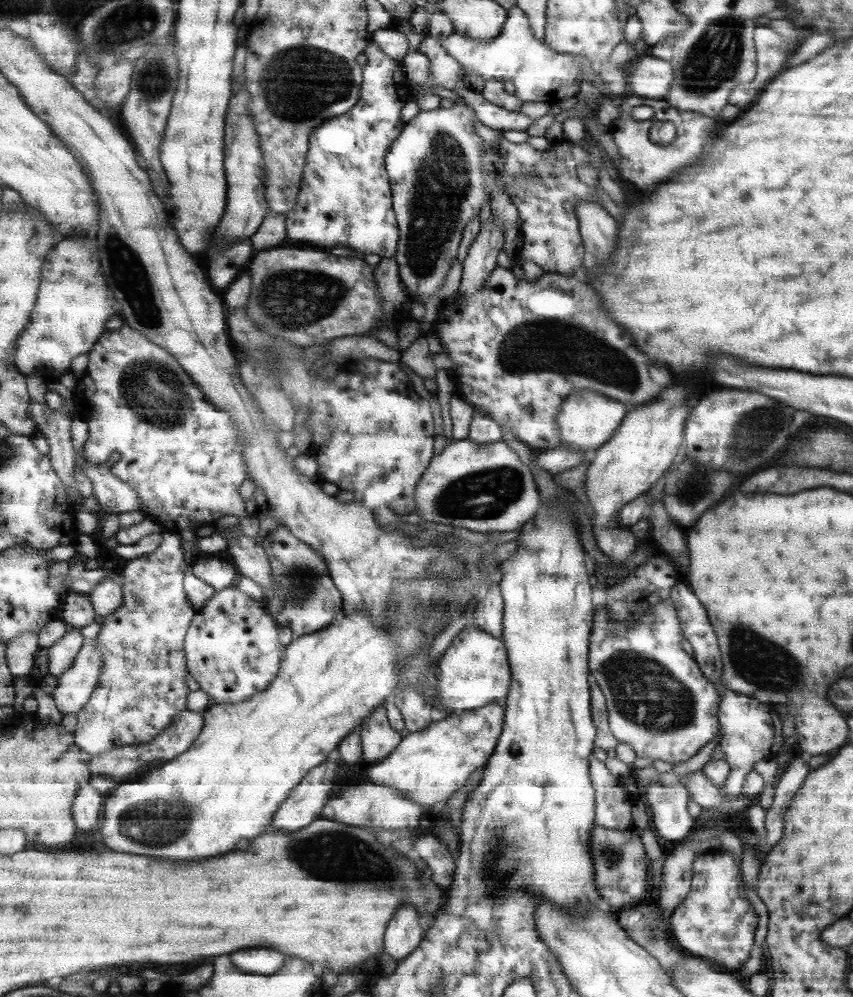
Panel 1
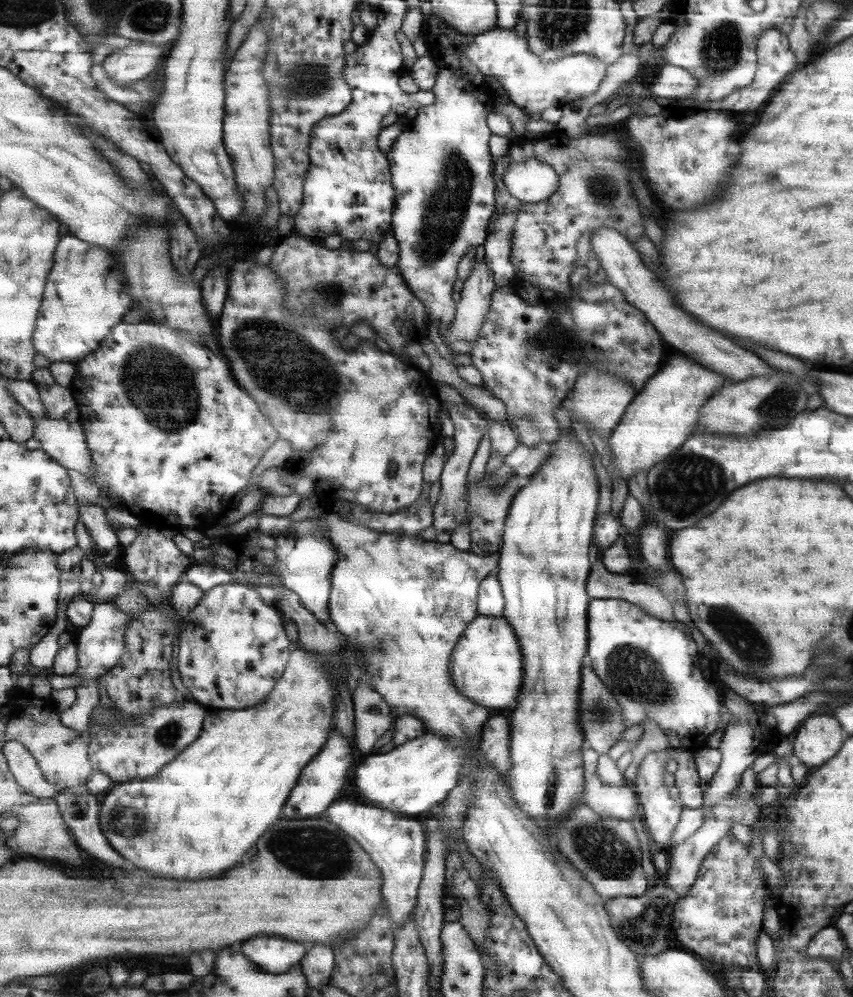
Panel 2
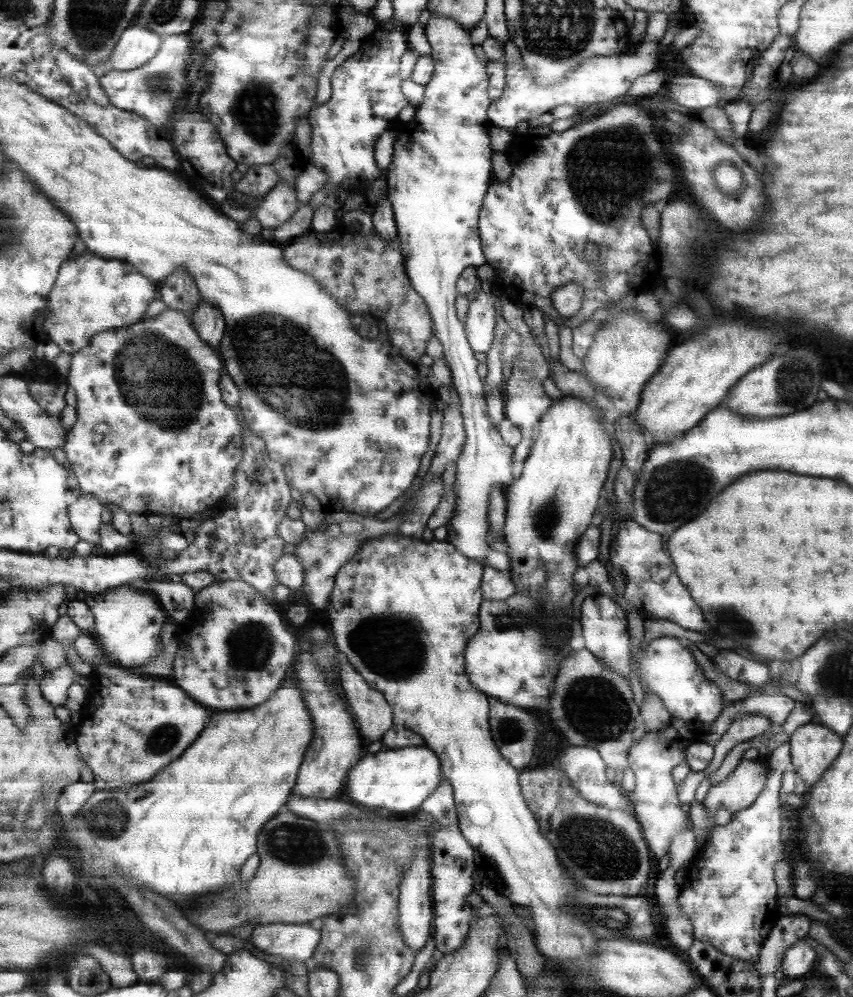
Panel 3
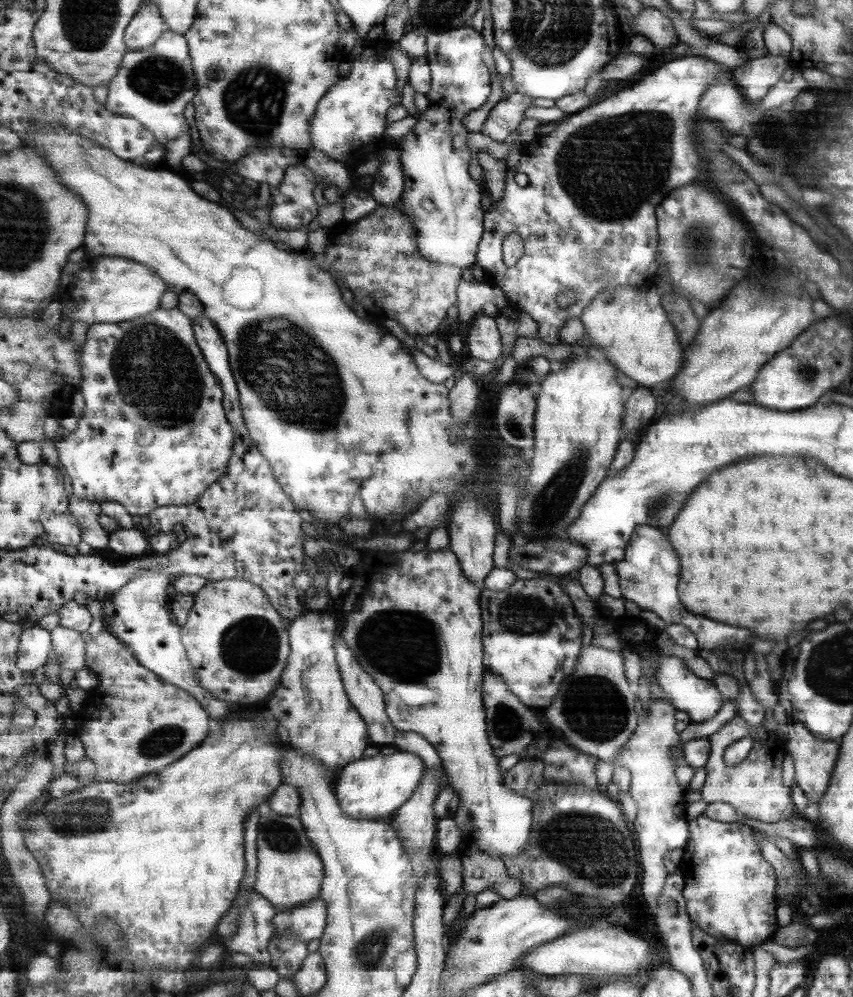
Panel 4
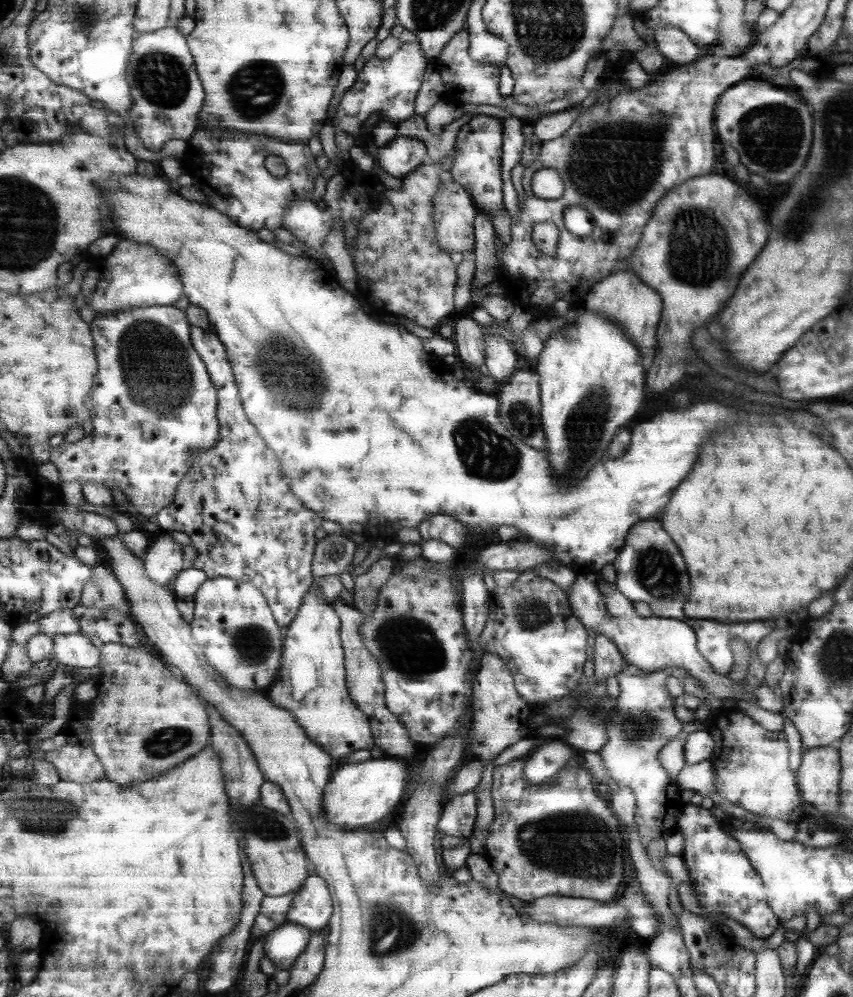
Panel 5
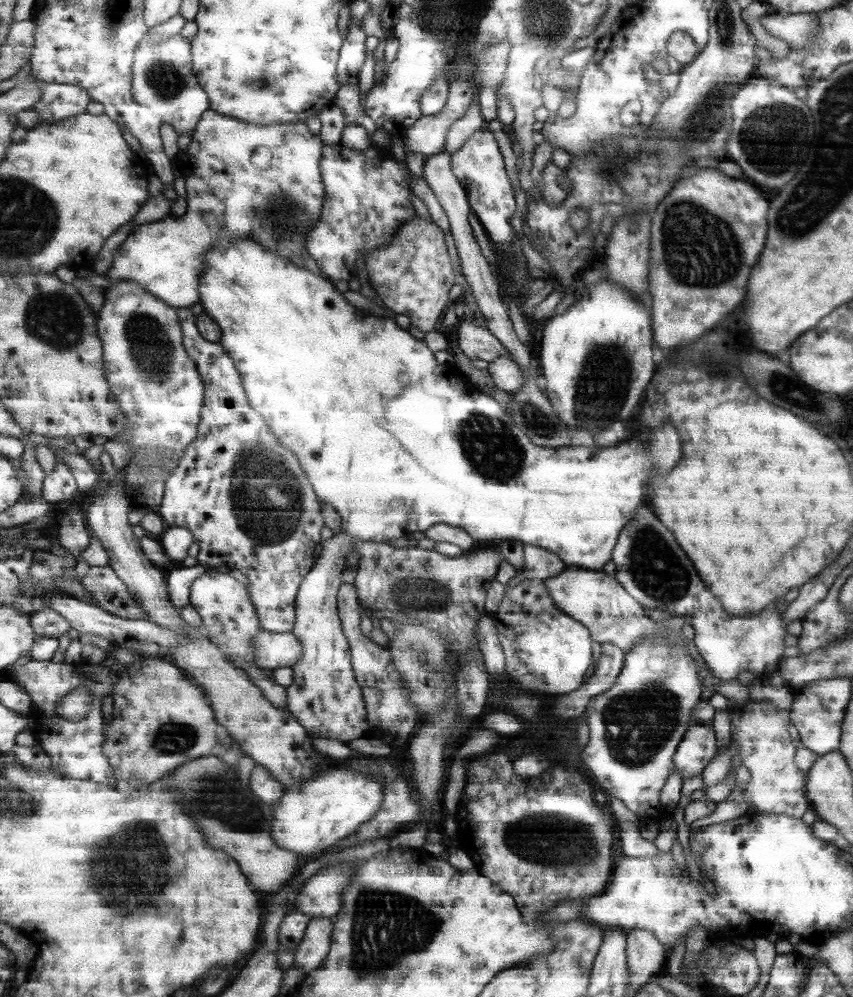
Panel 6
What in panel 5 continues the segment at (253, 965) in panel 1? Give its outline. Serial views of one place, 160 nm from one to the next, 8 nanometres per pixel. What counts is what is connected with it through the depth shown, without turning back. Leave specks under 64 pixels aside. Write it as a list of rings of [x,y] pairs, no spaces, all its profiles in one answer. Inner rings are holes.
[[[318,874],[311,875],[294,898],[289,922],[318,931],[330,923],[333,915],[334,900],[327,881]]]

